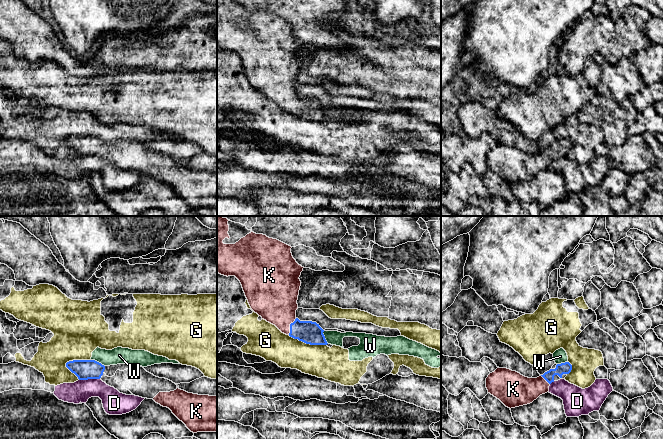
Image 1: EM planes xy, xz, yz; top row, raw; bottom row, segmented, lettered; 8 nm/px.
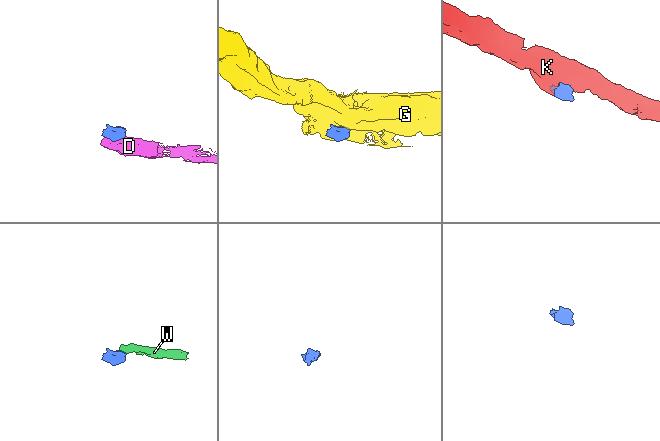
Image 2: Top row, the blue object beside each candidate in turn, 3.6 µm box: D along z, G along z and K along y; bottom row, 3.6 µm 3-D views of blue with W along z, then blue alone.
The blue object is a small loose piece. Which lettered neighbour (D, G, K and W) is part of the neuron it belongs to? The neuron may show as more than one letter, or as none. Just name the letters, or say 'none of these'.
K

